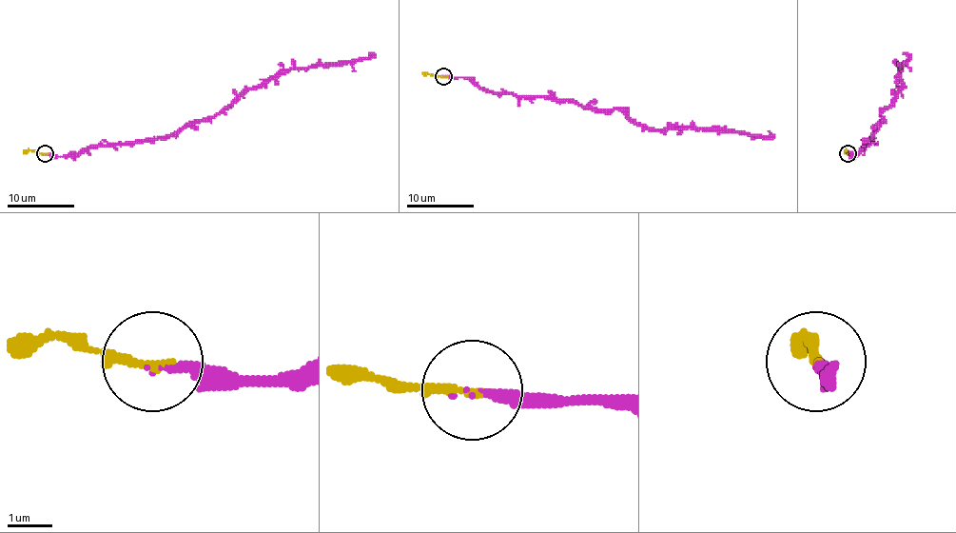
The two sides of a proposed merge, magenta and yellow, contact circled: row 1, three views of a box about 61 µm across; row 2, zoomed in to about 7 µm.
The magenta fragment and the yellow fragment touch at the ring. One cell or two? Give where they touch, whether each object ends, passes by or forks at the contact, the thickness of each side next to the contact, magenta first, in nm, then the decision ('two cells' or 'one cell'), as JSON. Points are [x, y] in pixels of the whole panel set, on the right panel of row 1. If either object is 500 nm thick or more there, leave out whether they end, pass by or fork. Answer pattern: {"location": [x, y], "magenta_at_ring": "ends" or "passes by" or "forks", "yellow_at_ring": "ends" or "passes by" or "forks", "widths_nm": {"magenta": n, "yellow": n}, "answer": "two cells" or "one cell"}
{"location": [848, 153], "magenta_at_ring": "ends", "yellow_at_ring": "ends", "widths_nm": {"magenta": 130, "yellow": 220}, "answer": "one cell"}

